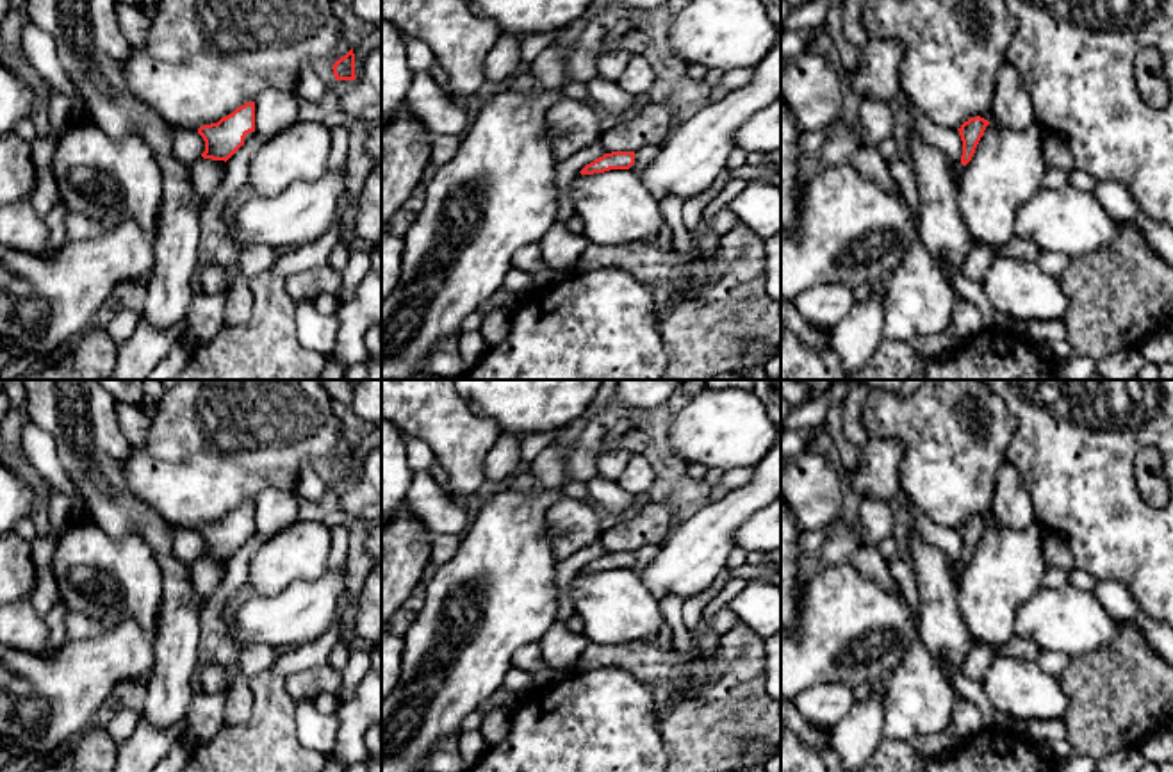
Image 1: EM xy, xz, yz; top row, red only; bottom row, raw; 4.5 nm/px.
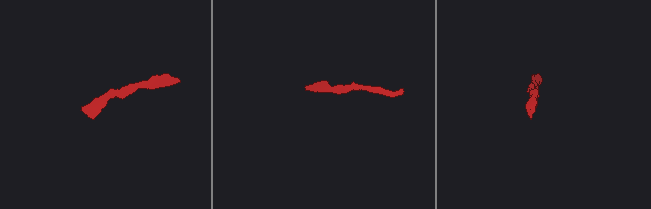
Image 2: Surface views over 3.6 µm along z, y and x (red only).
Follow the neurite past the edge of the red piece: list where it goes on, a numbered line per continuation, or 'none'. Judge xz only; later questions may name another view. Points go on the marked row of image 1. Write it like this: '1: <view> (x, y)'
none

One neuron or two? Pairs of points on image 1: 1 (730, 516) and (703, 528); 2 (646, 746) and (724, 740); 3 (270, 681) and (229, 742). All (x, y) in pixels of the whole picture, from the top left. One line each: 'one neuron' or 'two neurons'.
1: one neuron
2: two neurons
3: one neuron

